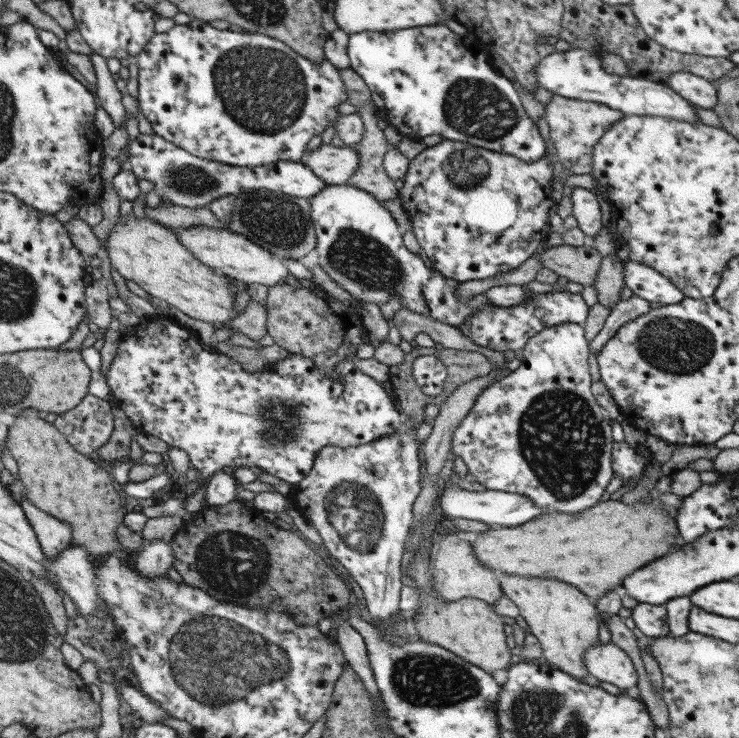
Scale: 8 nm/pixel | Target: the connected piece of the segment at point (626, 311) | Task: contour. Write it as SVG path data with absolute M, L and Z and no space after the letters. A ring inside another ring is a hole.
M633 295L627 300L620 300L612 308L603 328L589 344L589 350L598 356L604 345L618 332L618 329L629 320L634 320L652 309L654 304Z

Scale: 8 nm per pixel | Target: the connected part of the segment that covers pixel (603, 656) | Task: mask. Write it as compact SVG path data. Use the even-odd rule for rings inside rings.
M609 642L589 648L585 665L589 674L602 682L610 682L622 690L635 691L638 684L637 668L632 659L618 645Z

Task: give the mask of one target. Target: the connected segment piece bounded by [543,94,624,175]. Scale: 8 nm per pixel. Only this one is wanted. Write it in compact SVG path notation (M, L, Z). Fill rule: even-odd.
M554 95L545 104L544 118L548 121L550 137L556 148L557 158L562 166L574 175L589 174L592 164L594 145L600 137L618 120L624 118L624 113L618 109L608 108L605 104L586 102L575 98L564 98Z

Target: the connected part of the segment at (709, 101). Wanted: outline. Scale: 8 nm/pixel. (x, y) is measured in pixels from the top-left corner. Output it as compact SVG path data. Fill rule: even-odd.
M673 72L666 84L692 105L713 110L718 102L717 90L712 82L691 72Z

